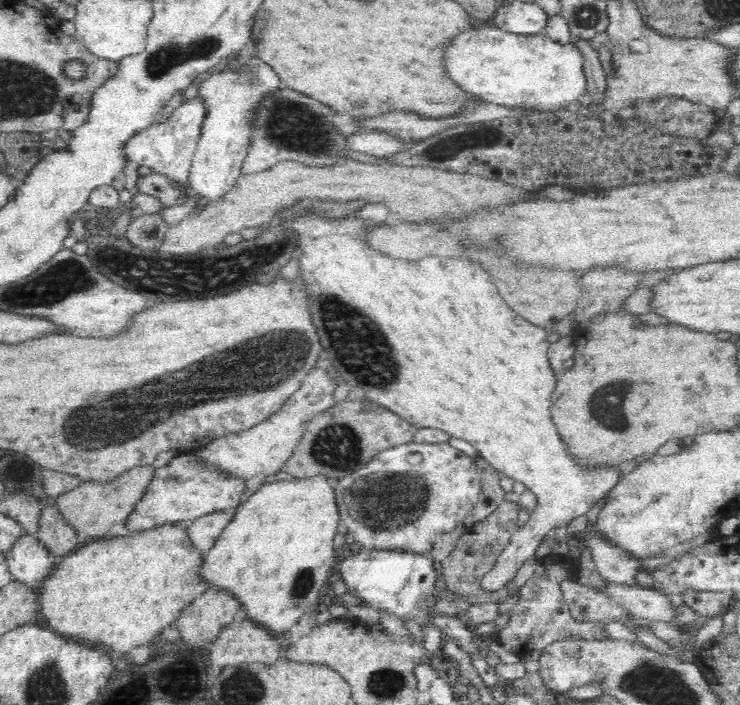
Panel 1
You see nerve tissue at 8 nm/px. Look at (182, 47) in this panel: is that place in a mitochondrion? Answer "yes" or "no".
yes

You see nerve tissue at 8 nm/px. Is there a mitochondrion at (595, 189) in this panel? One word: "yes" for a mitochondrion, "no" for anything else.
no

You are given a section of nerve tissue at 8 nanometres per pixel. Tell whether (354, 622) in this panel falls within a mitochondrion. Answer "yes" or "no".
no

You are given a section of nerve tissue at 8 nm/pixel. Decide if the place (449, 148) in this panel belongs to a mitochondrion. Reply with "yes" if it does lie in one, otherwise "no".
yes

